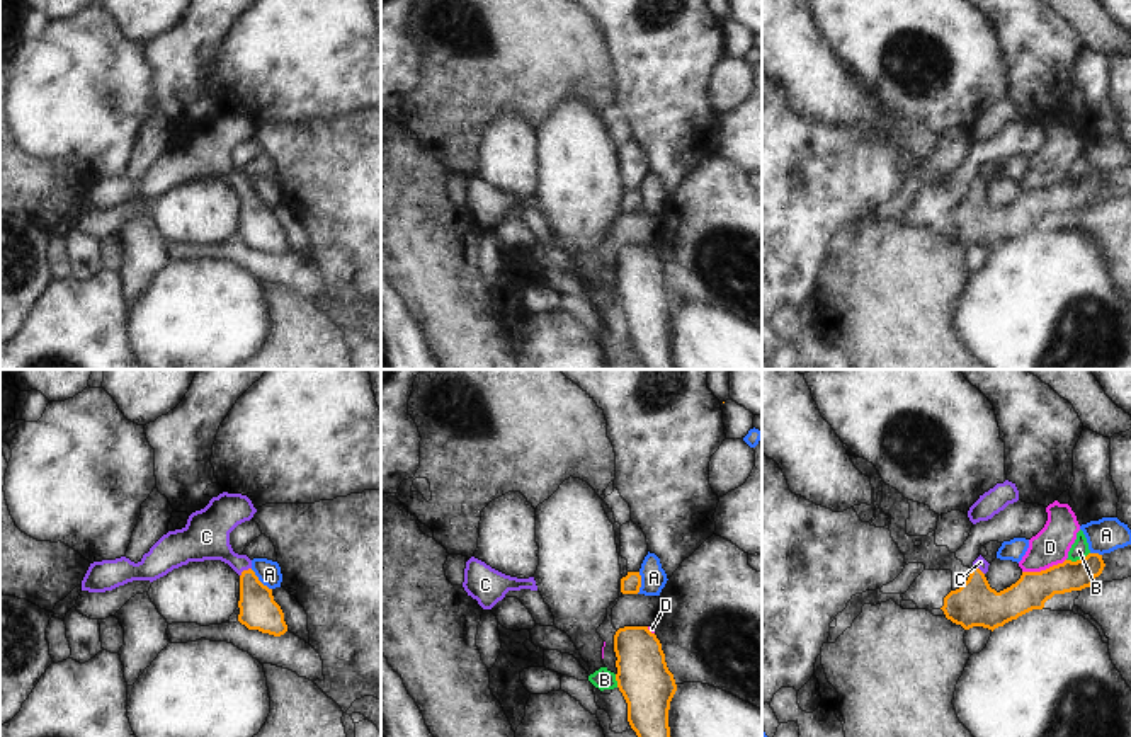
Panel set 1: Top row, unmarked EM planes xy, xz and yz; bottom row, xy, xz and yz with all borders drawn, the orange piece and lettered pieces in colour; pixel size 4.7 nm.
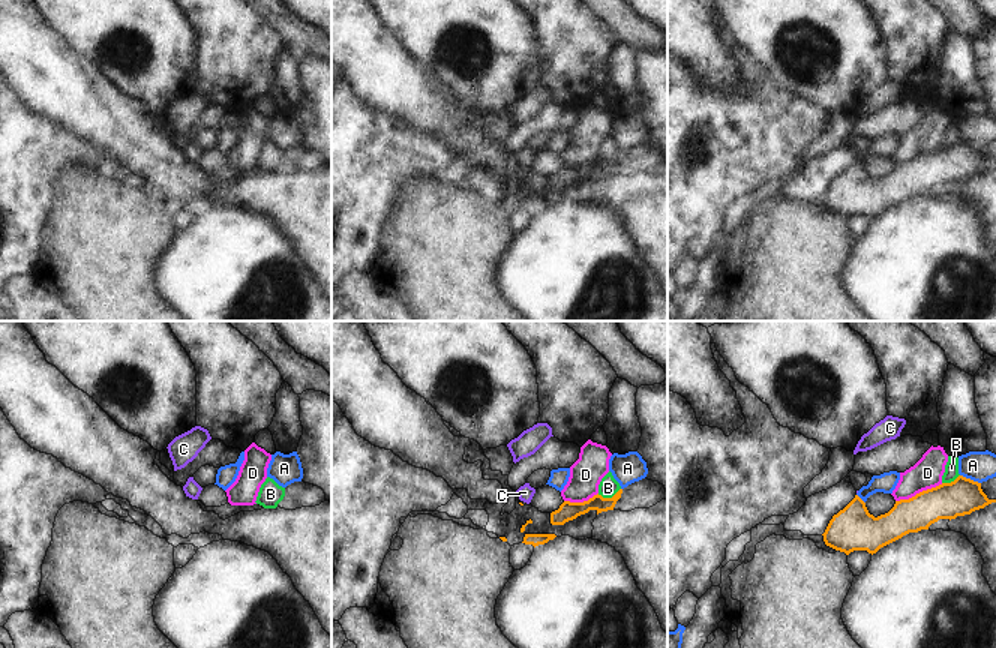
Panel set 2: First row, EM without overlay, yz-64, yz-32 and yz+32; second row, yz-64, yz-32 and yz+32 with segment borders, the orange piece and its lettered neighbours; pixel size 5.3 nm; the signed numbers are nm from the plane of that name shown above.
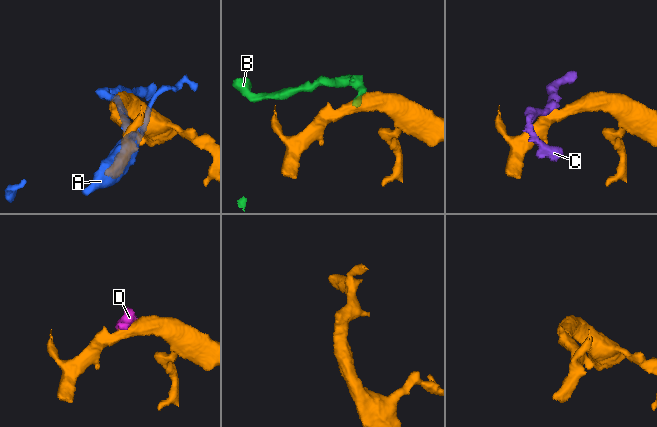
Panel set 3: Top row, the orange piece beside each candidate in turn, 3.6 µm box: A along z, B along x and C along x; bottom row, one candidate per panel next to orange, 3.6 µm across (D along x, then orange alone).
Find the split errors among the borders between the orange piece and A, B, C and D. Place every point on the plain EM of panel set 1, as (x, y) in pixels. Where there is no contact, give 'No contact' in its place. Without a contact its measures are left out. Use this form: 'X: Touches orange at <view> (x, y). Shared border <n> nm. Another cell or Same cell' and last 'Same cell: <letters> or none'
A: Touches orange at xy (259, 199). Shared border 140 nm. Another cell
B: Touches orange at yz (1077, 179). Shared border 120 nm. Another cell
C: Touches orange at xy (244, 189). Shared border 70 nm. Same cell
D: Touches orange at yz (1043, 189). Shared border 220 nm. Another cell
Same cell: C

